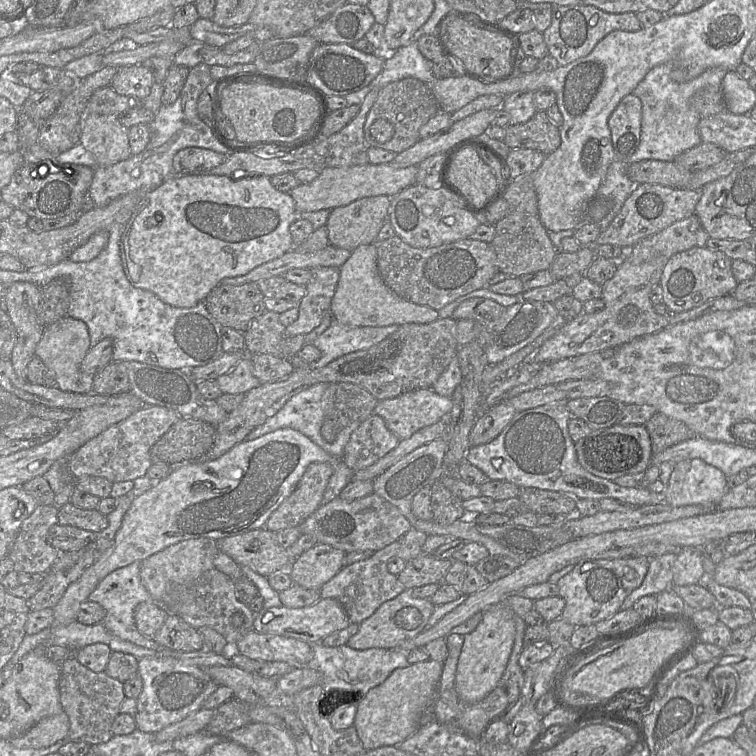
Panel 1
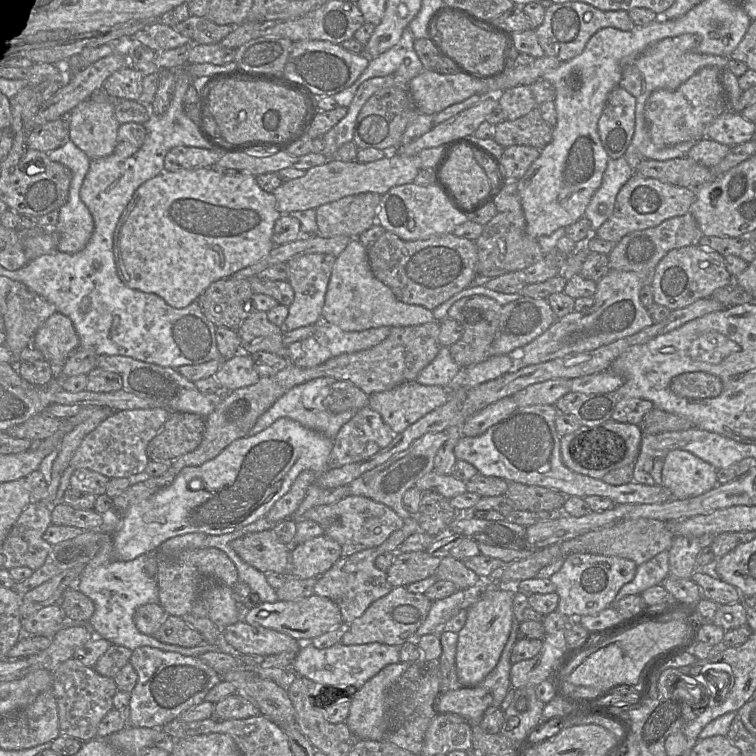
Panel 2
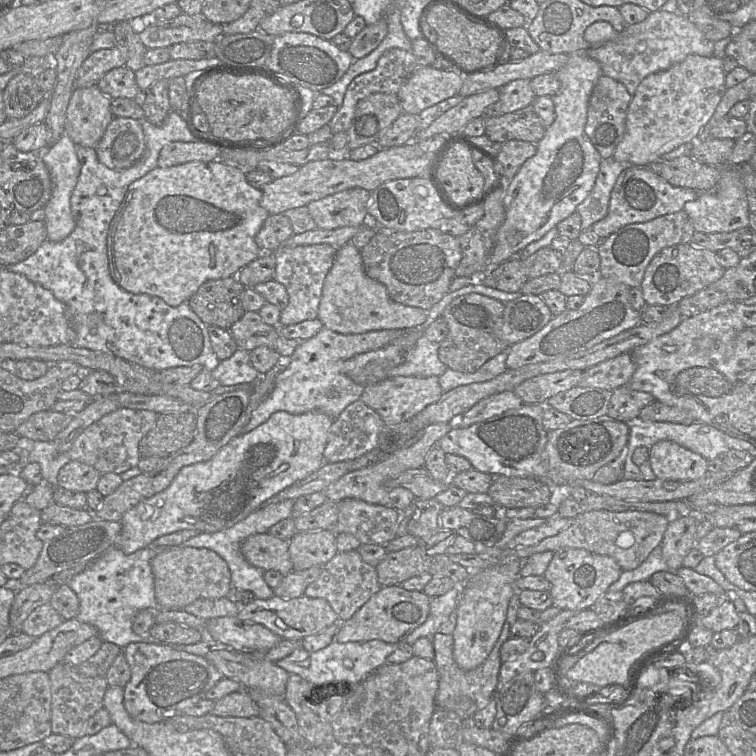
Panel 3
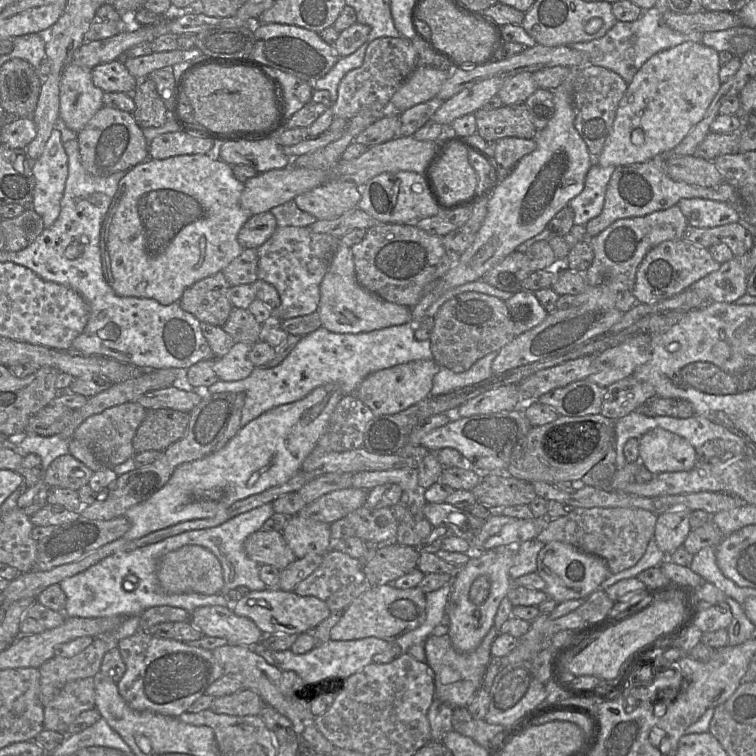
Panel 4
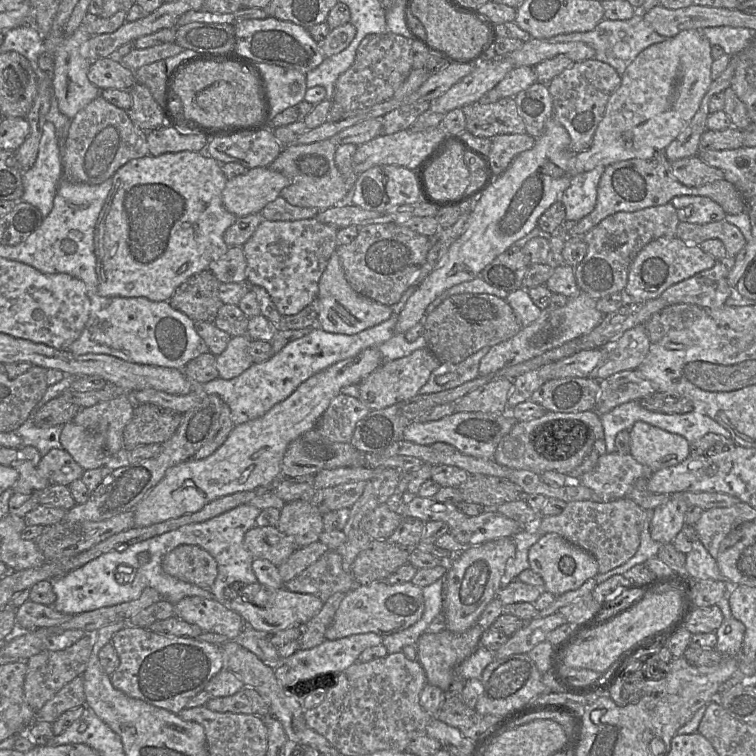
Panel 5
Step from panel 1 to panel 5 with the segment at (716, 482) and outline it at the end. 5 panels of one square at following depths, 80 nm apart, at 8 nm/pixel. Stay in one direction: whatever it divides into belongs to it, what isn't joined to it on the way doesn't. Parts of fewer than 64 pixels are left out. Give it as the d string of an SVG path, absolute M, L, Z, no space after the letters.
M642 421L629 434L631 456L651 471L675 466L690 456L690 444L679 434Z

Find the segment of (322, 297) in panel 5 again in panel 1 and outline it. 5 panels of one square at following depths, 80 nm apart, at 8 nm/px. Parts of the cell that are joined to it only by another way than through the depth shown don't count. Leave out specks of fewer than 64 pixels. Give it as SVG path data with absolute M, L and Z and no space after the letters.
M375 244L360 245L351 251L348 260L339 268L339 281L331 300L332 319L354 327L381 327L403 324L427 324L439 319L437 310L400 298L382 280L377 267Z

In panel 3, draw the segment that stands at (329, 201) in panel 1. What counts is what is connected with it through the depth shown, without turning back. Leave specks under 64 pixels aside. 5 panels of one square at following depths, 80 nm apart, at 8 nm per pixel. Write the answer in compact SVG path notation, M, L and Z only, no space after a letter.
M410 142L402 146L379 149L373 156L360 160L350 160L346 156L312 161L300 166L292 175L275 178L261 189L261 206L269 214L282 214L288 209L305 207L308 203L326 196L351 189L362 188L372 191L381 184L396 179L420 177L429 169L432 154L423 152L418 143Z

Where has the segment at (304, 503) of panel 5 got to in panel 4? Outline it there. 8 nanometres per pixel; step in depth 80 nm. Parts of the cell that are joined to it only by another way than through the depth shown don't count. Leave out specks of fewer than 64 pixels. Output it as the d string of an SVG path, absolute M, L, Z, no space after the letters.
M300 514L288 517L281 534L296 558L313 554L324 556L330 550L329 524Z

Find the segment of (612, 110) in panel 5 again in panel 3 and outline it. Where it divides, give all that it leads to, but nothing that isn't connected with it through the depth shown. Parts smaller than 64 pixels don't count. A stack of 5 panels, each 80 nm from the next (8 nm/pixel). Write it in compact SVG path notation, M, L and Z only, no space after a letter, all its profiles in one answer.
M689 55L667 70L647 76L632 96L626 131L612 158L625 165L647 167L679 146L698 141L727 89L725 76L723 59L699 55Z

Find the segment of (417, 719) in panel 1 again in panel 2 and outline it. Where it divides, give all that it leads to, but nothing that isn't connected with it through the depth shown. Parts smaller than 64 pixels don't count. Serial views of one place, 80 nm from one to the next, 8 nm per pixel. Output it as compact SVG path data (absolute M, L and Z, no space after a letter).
M411 663L389 664L350 697L346 725L358 740L382 741L386 733L386 691Z

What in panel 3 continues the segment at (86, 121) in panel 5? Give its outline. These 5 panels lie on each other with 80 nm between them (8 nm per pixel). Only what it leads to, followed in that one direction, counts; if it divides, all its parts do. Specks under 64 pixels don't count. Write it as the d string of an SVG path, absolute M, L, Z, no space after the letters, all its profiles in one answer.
M114 117L95 147L100 163L110 169L126 169L141 159L146 138L141 121Z

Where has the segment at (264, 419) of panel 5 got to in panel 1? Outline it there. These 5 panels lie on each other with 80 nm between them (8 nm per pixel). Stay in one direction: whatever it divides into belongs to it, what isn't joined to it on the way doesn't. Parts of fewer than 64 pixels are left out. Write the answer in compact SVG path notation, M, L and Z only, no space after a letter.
M281 428L254 440L244 440L216 459L193 461L173 467L165 478L155 481L149 489L134 496L110 547L67 588L63 597L53 608L52 627L66 626L77 621L81 604L89 600L89 595L105 576L118 568L135 561L142 561L183 540L201 537L219 540L227 536L265 528L270 515L293 492L311 463L334 464L334 461L337 459L333 459L330 454L301 432L291 428Z

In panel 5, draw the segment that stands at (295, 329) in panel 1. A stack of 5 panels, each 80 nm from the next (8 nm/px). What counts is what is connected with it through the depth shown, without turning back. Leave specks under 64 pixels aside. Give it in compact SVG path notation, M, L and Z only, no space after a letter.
M316 218L295 221L265 219L242 246L247 262L246 282L264 288L281 316L299 313L316 301L320 278L337 248L337 230Z

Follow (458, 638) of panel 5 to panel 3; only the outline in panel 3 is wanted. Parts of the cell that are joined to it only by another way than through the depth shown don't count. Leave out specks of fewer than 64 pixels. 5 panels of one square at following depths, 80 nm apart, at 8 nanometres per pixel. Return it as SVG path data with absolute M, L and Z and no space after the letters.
M452 612L449 618L440 626L438 633L432 636L434 646L434 663L436 665L439 680L436 694L437 706L445 707L446 701L454 696L468 696L476 705L476 711L485 707L492 698L499 680L499 672L502 665L500 657L501 646L494 646L486 660L478 667L471 670L460 668L453 657L453 636L452 633L456 627L457 615Z

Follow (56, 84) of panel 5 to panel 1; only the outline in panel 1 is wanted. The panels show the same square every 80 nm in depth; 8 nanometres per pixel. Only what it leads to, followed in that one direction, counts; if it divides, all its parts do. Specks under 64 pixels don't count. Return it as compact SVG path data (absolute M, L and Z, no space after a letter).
M86 113L82 118L79 144L90 152L97 165L102 167L132 156L128 129L115 115Z

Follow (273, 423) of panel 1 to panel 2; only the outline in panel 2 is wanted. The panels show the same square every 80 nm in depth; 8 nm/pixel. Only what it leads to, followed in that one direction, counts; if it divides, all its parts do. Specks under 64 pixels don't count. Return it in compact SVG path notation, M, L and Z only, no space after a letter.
M323 377L293 387L258 418L247 436L253 436L265 430L276 420L284 417L292 419L310 430L322 433L333 440L340 428L347 423L356 412L348 410L343 413L334 414L326 408L324 405L324 399L327 394L326 388L334 382L336 382L334 378Z

